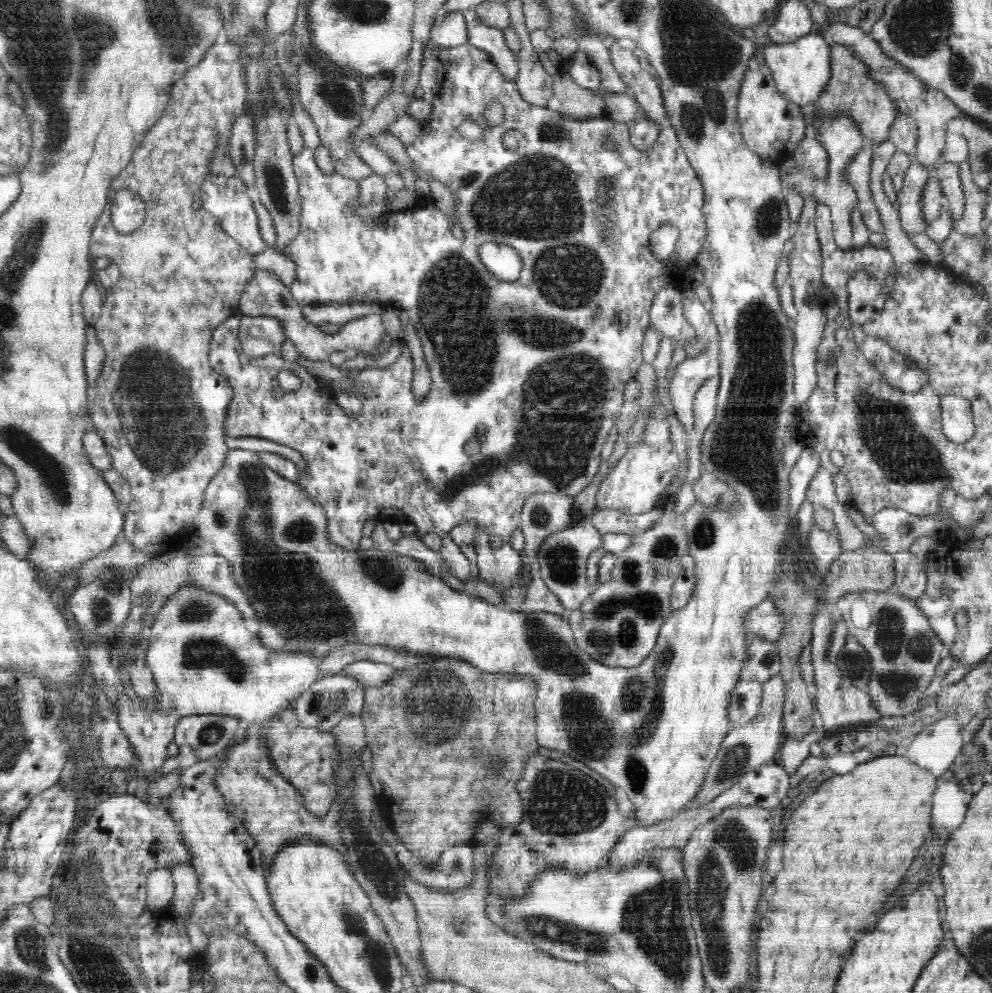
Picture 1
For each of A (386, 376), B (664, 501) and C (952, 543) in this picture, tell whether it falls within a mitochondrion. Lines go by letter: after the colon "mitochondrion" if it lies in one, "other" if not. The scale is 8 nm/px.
A: other
B: other
C: other

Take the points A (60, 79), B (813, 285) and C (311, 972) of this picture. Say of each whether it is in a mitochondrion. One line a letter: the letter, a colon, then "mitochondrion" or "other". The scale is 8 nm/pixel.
A: mitochondrion
B: other
C: other

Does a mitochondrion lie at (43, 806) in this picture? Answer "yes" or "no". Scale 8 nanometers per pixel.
no

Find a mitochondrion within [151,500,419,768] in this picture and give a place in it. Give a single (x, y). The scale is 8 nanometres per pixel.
(202, 651)

